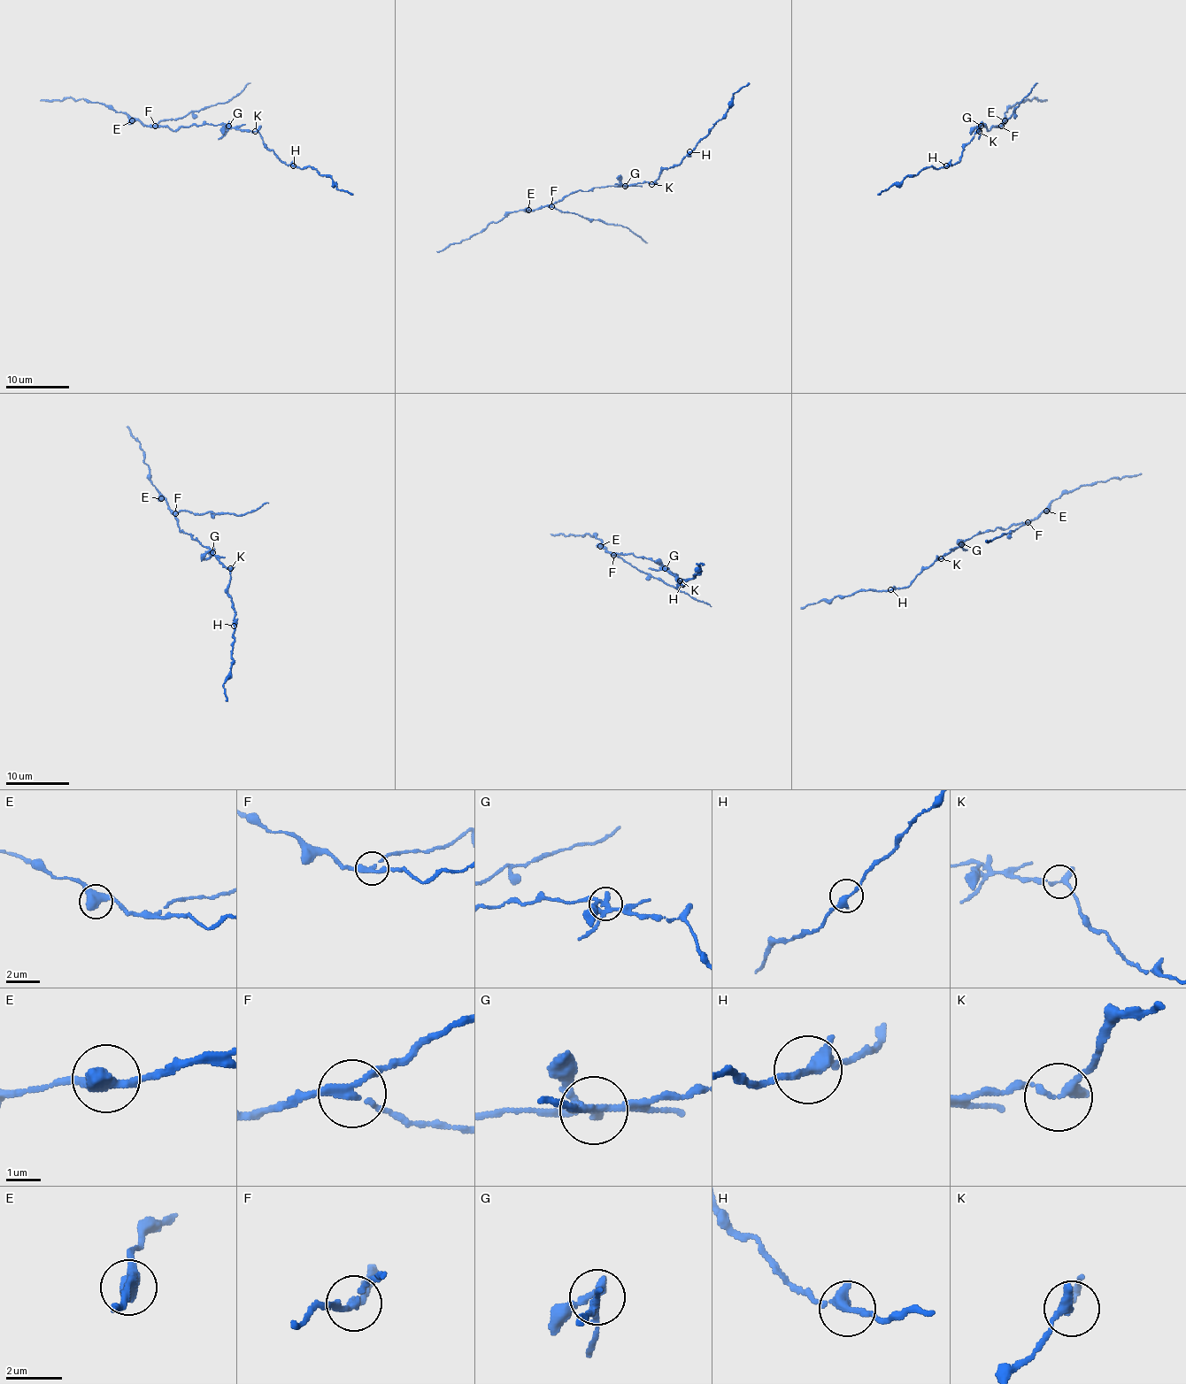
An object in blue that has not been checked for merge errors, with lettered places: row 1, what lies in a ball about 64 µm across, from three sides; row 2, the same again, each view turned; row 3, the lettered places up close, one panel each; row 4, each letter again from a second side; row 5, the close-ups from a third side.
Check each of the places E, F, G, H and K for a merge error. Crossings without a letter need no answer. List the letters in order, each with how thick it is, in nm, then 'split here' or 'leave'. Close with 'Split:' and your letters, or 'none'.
E: 480 nm | leave
F: 240 nm | split here
G: 280 nm | split here
H: 280 nm | leave
K: 280 nm | leave
Split: F, G

